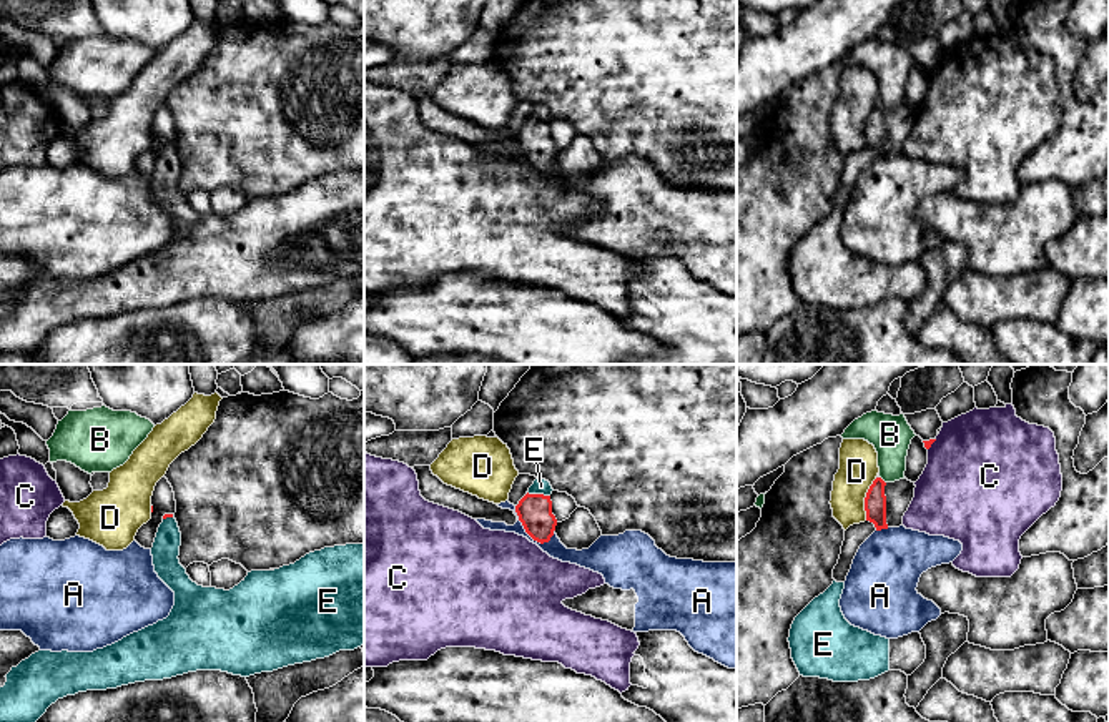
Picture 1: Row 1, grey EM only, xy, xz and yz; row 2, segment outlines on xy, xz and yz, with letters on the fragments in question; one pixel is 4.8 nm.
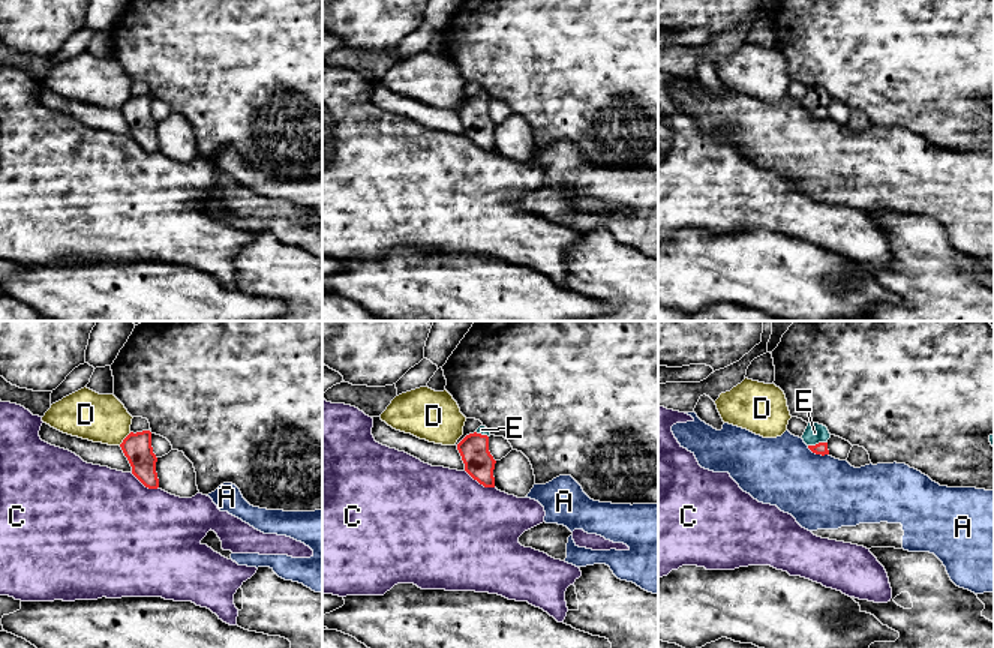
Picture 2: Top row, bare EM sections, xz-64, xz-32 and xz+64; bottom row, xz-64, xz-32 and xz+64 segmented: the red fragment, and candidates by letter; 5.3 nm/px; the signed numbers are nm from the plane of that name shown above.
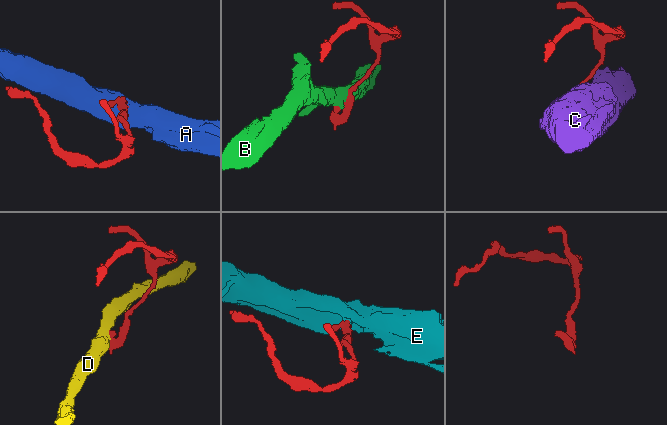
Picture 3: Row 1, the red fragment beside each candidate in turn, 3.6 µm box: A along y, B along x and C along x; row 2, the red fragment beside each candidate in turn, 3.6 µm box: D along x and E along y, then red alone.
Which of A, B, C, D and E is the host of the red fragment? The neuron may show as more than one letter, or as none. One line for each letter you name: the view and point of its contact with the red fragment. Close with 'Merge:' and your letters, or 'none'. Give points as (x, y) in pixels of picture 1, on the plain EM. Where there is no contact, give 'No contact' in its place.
E: Touches red at xz (539, 122)
Merge: E

